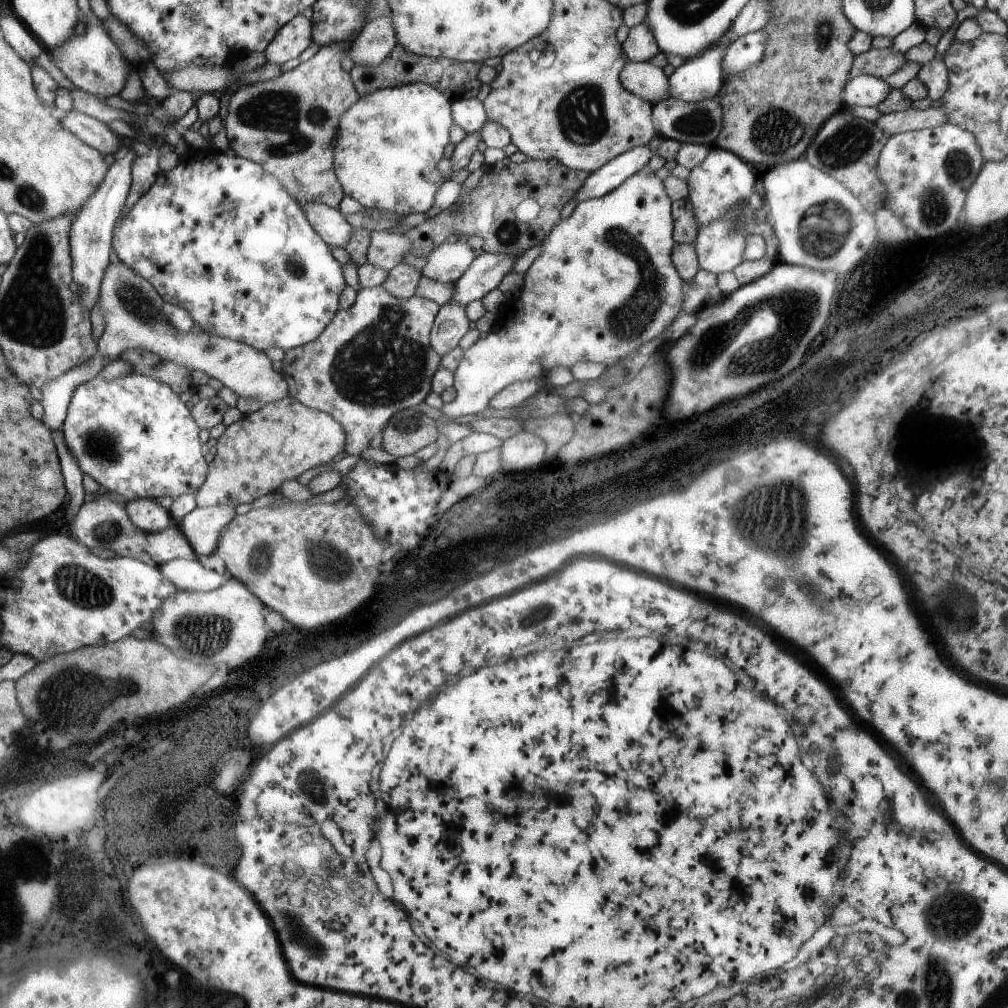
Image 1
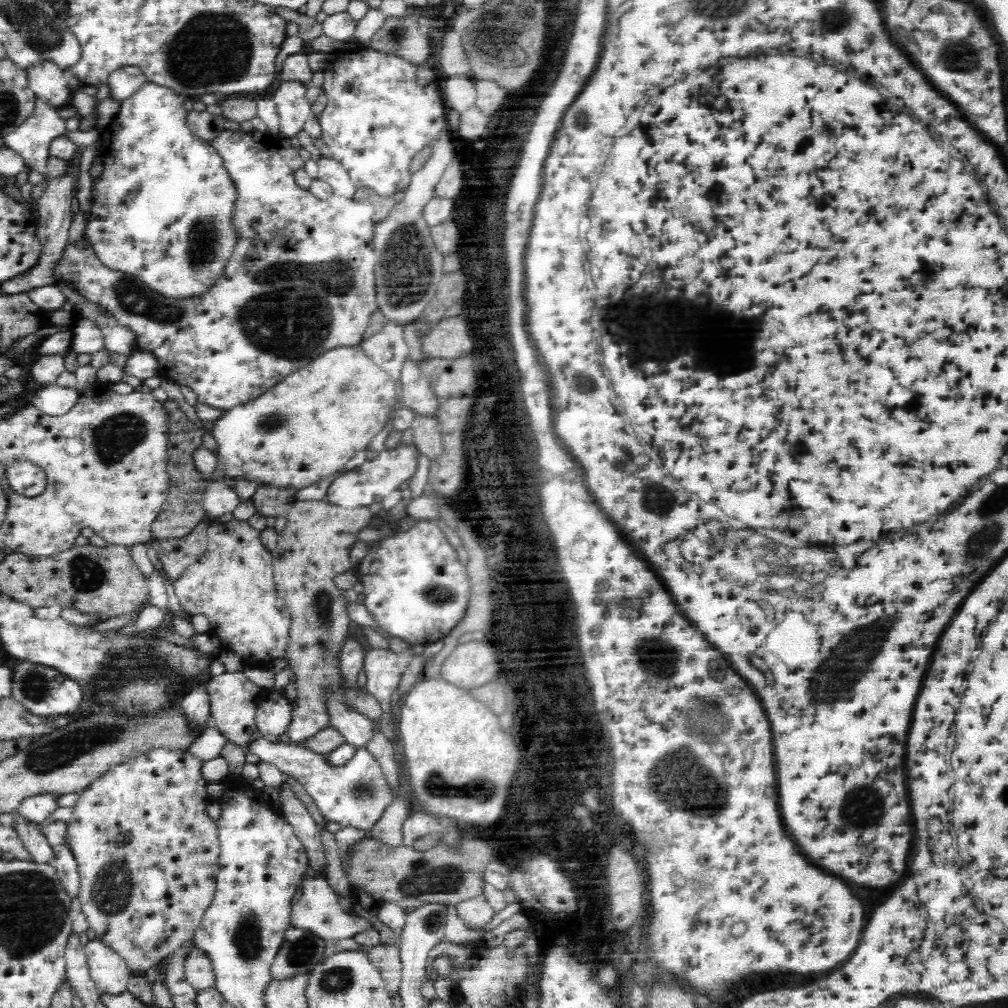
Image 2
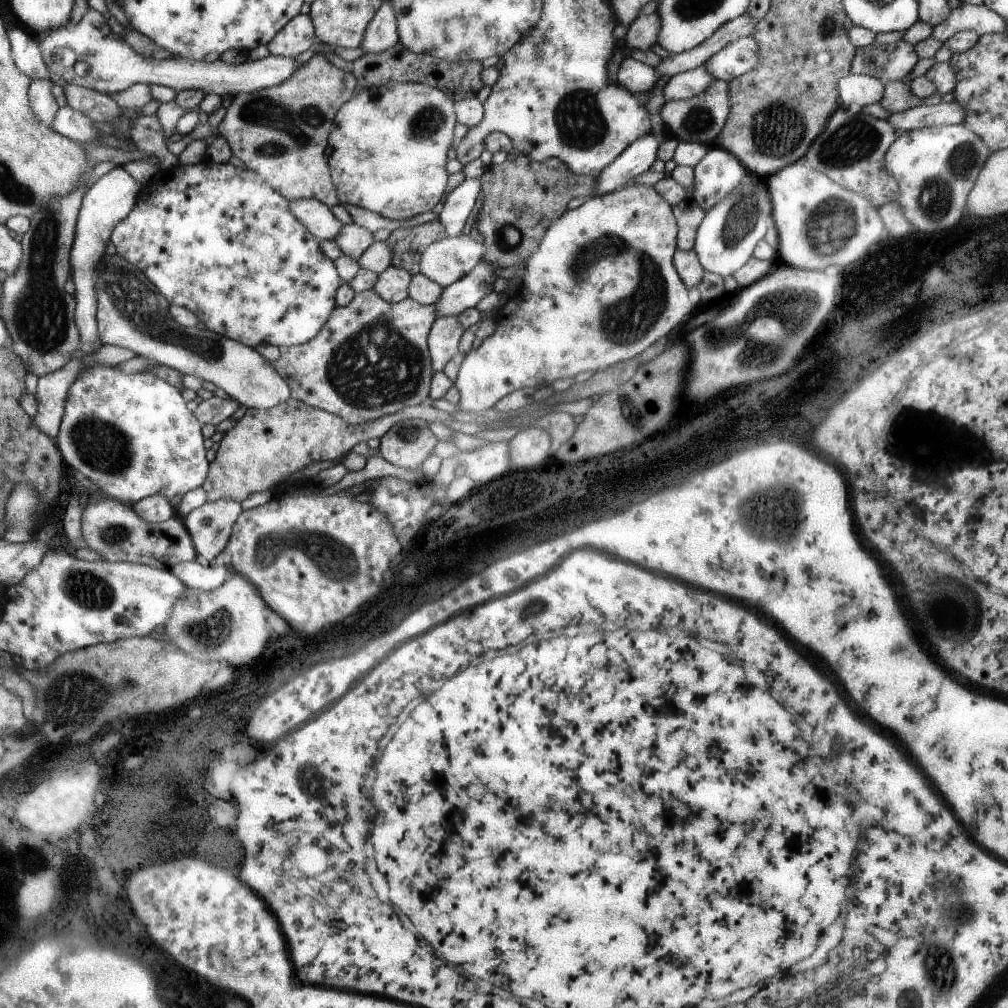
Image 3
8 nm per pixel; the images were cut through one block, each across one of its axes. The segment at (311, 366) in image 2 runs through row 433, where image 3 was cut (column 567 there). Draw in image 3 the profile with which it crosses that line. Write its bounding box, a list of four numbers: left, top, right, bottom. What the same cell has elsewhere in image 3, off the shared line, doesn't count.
[453,183,691,413]

